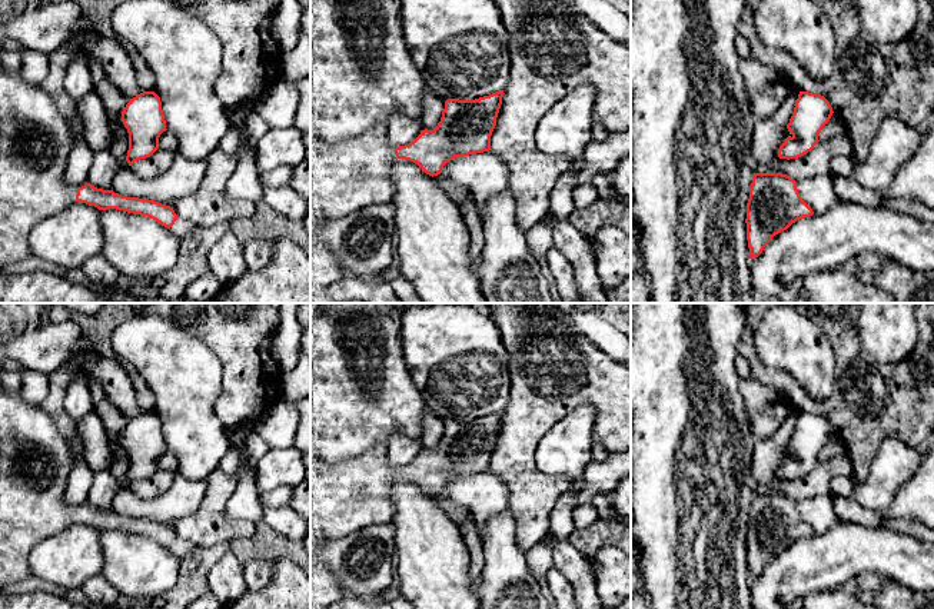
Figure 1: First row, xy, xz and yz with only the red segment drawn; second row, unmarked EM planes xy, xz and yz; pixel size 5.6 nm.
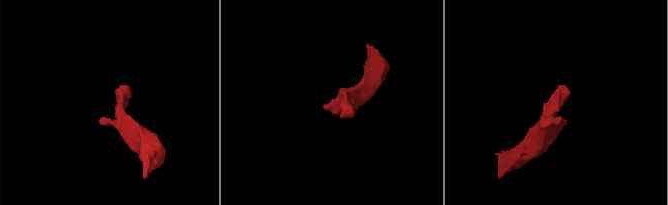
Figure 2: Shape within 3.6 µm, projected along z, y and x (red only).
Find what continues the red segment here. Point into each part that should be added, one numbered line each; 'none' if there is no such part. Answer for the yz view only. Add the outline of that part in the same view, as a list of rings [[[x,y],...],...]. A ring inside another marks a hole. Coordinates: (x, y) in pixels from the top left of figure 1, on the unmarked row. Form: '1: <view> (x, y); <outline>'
none

